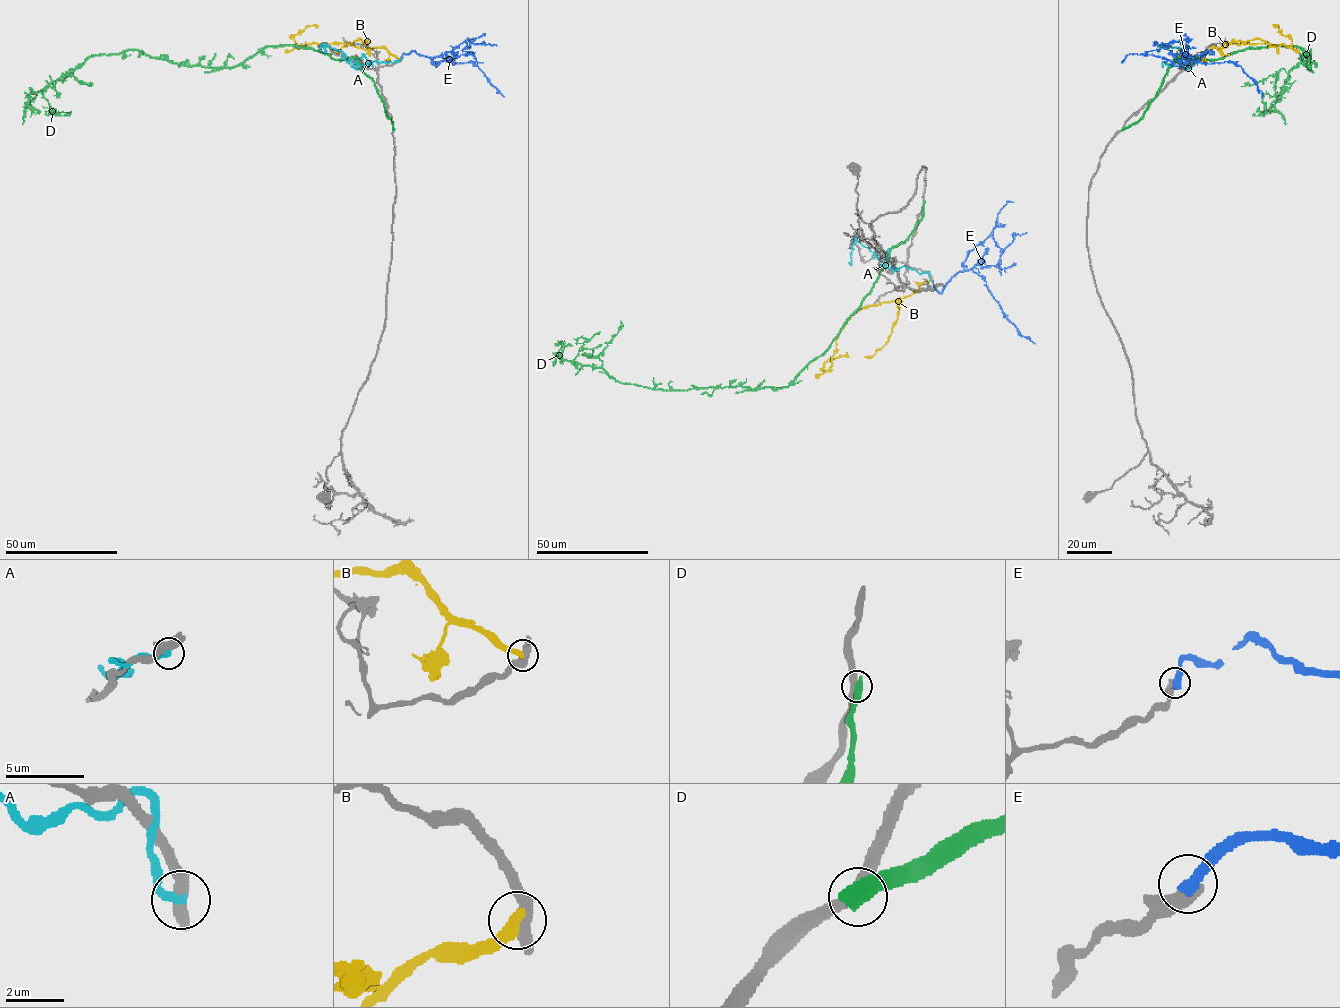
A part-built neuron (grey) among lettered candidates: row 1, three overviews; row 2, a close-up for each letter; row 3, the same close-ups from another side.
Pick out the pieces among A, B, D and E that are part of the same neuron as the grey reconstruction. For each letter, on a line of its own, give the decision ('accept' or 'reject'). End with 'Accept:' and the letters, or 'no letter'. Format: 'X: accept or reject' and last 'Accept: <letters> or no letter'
A: reject
B: reject
D: reject
E: reject
Accept: no letter

